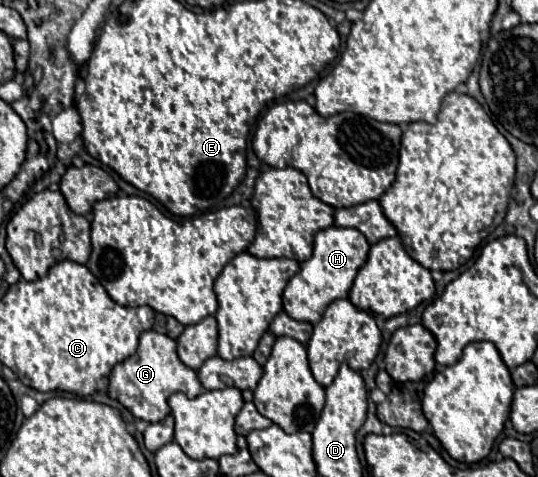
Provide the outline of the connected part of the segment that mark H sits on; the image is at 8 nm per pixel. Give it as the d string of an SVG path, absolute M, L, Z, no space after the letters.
M344 227L322 229L314 237L312 257L300 263L300 271L288 281L284 289L284 311L296 321L318 323L324 309L332 301L348 297L352 281L368 257L368 249L370 245L358 229L344 229Z

